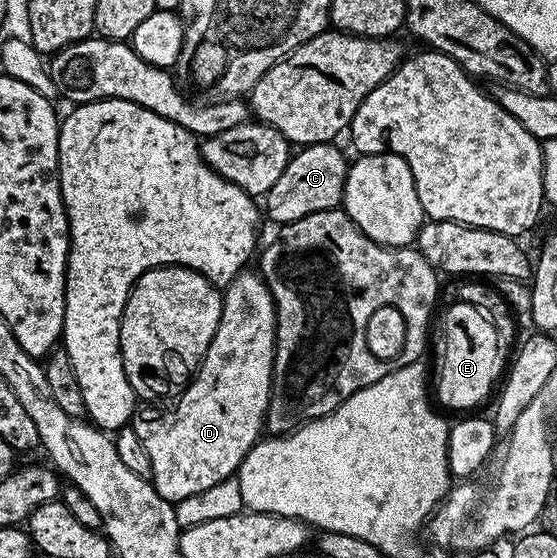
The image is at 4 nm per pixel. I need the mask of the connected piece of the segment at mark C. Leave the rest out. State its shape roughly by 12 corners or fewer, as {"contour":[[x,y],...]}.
{"contour":[[335,142],[296,149],[265,196],[278,224],[343,201]]}

